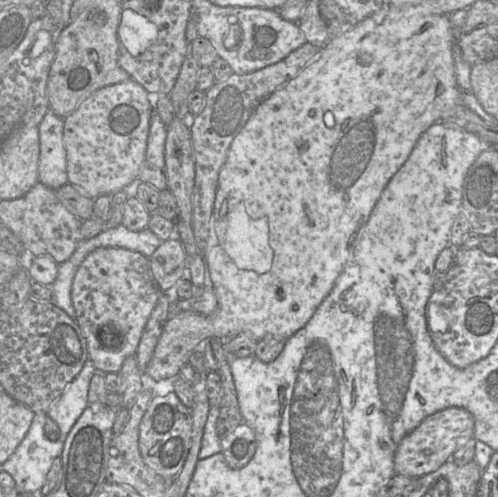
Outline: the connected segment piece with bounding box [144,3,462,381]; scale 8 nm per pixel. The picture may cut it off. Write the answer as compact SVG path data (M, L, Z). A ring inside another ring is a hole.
M389 3L387 11L365 18L350 30L330 37L318 56L306 65L295 78L278 88L258 105L233 139L226 162L219 173L218 188L210 220L210 232L204 254L211 287L218 302L217 310L209 316L203 316L194 311L182 311L171 315L163 327L153 356L144 373L156 381L178 375L181 366L188 362L191 353L198 350L202 341L210 337L229 339L244 333L258 340L265 337L286 340L300 330L332 290L342 272L354 240L368 221L383 191L407 160L422 133L430 125L441 121L445 111L458 104L462 104L462 101L454 71L453 29L449 15L419 14L412 8L396 8L390 6Z

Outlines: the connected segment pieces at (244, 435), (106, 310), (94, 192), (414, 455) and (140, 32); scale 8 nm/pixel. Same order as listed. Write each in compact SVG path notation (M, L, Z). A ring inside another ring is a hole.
M245 422L220 440L221 453L232 469L244 467L253 457L257 447L253 429Z
M100 247L86 256L74 276L71 299L76 312L76 323L86 339L88 358L99 373L118 373L124 360L136 355L145 325L162 292L150 273L149 259L125 248Z
M132 78L102 87L83 99L64 119L63 141L69 184L96 199L132 189L146 157L154 97Z
M451 407L435 412L399 443L394 454L395 473L410 478L420 478L429 474L450 460L453 453L472 438L474 418L466 409Z
M131 9L120 15L118 38L132 56L142 54L157 38L157 27L146 17Z

